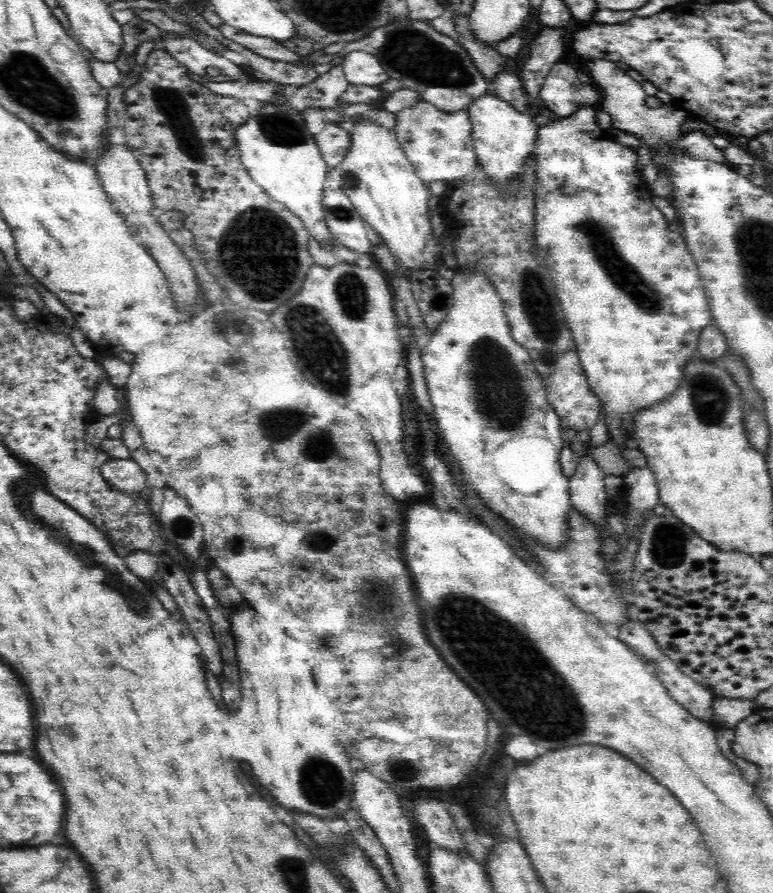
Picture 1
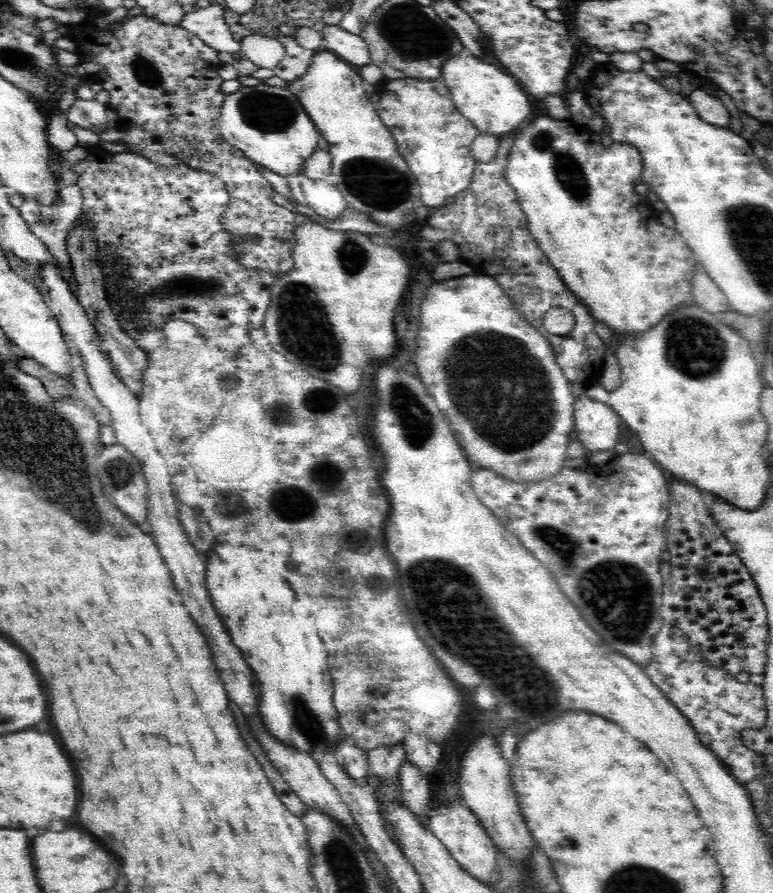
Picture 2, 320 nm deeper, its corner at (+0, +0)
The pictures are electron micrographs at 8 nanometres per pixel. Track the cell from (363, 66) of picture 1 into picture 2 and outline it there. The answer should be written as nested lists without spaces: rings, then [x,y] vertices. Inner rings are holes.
[[[320,22],[317,27],[322,37],[319,49],[326,49],[342,57],[352,66],[362,67],[372,62],[368,43],[361,35],[345,31],[340,25],[326,25]]]

